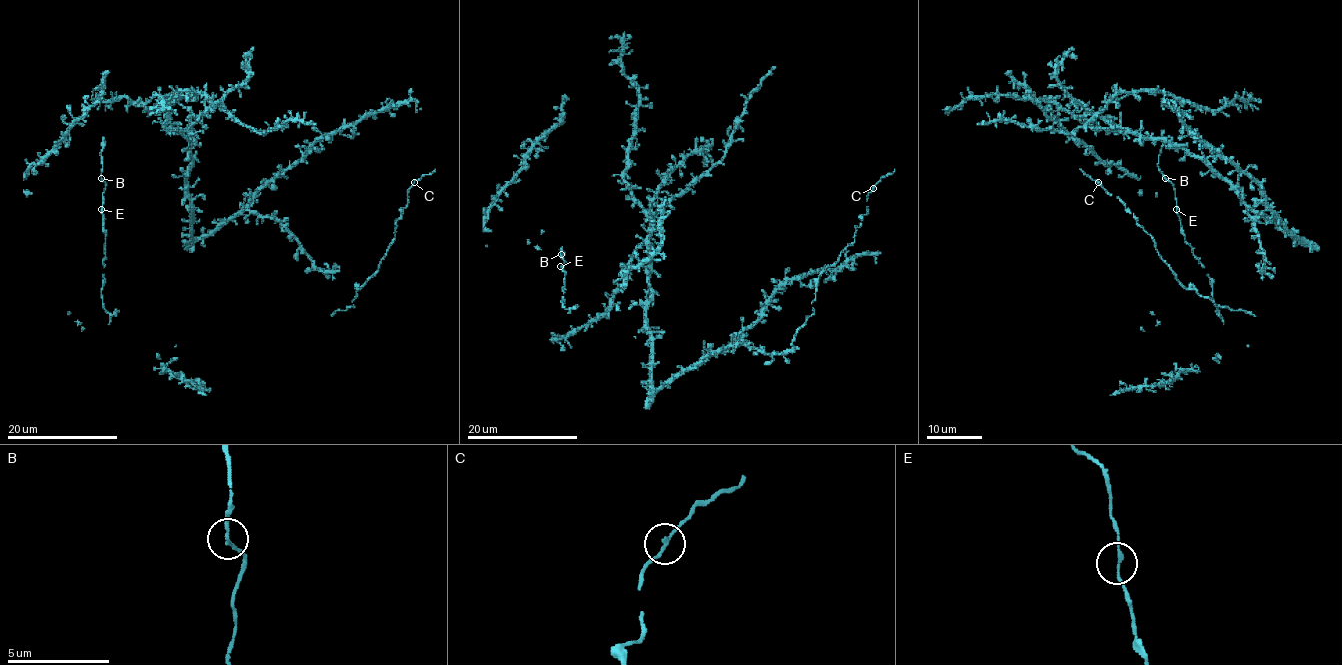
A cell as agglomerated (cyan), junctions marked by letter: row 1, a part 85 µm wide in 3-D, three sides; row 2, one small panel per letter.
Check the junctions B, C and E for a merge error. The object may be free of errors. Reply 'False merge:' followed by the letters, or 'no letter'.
False merge: no letter

